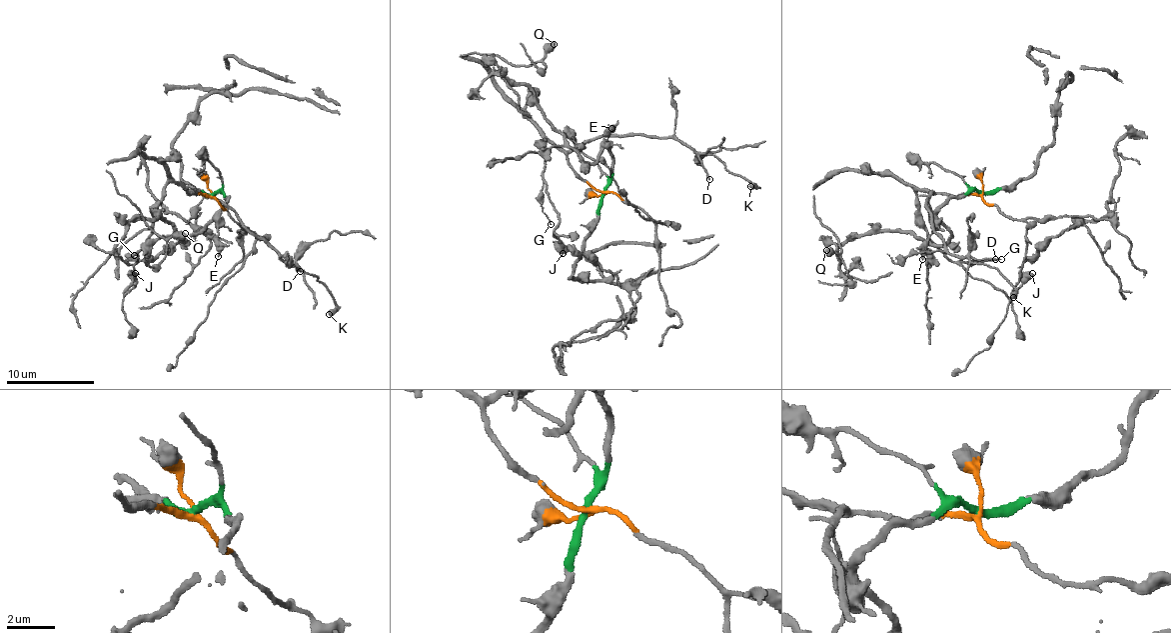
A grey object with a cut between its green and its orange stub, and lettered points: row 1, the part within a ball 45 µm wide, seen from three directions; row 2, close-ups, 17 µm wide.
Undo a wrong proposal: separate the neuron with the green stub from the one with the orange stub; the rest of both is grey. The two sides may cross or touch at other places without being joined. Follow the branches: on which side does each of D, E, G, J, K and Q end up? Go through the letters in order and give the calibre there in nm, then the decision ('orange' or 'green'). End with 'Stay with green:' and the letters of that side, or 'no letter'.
D: 140 nm | orange
E: 300 nm | green
G: 120 nm | orange
J: 600 nm | orange
K: 500 nm | orange
Q: 550 nm | orange
Stay with green: E

